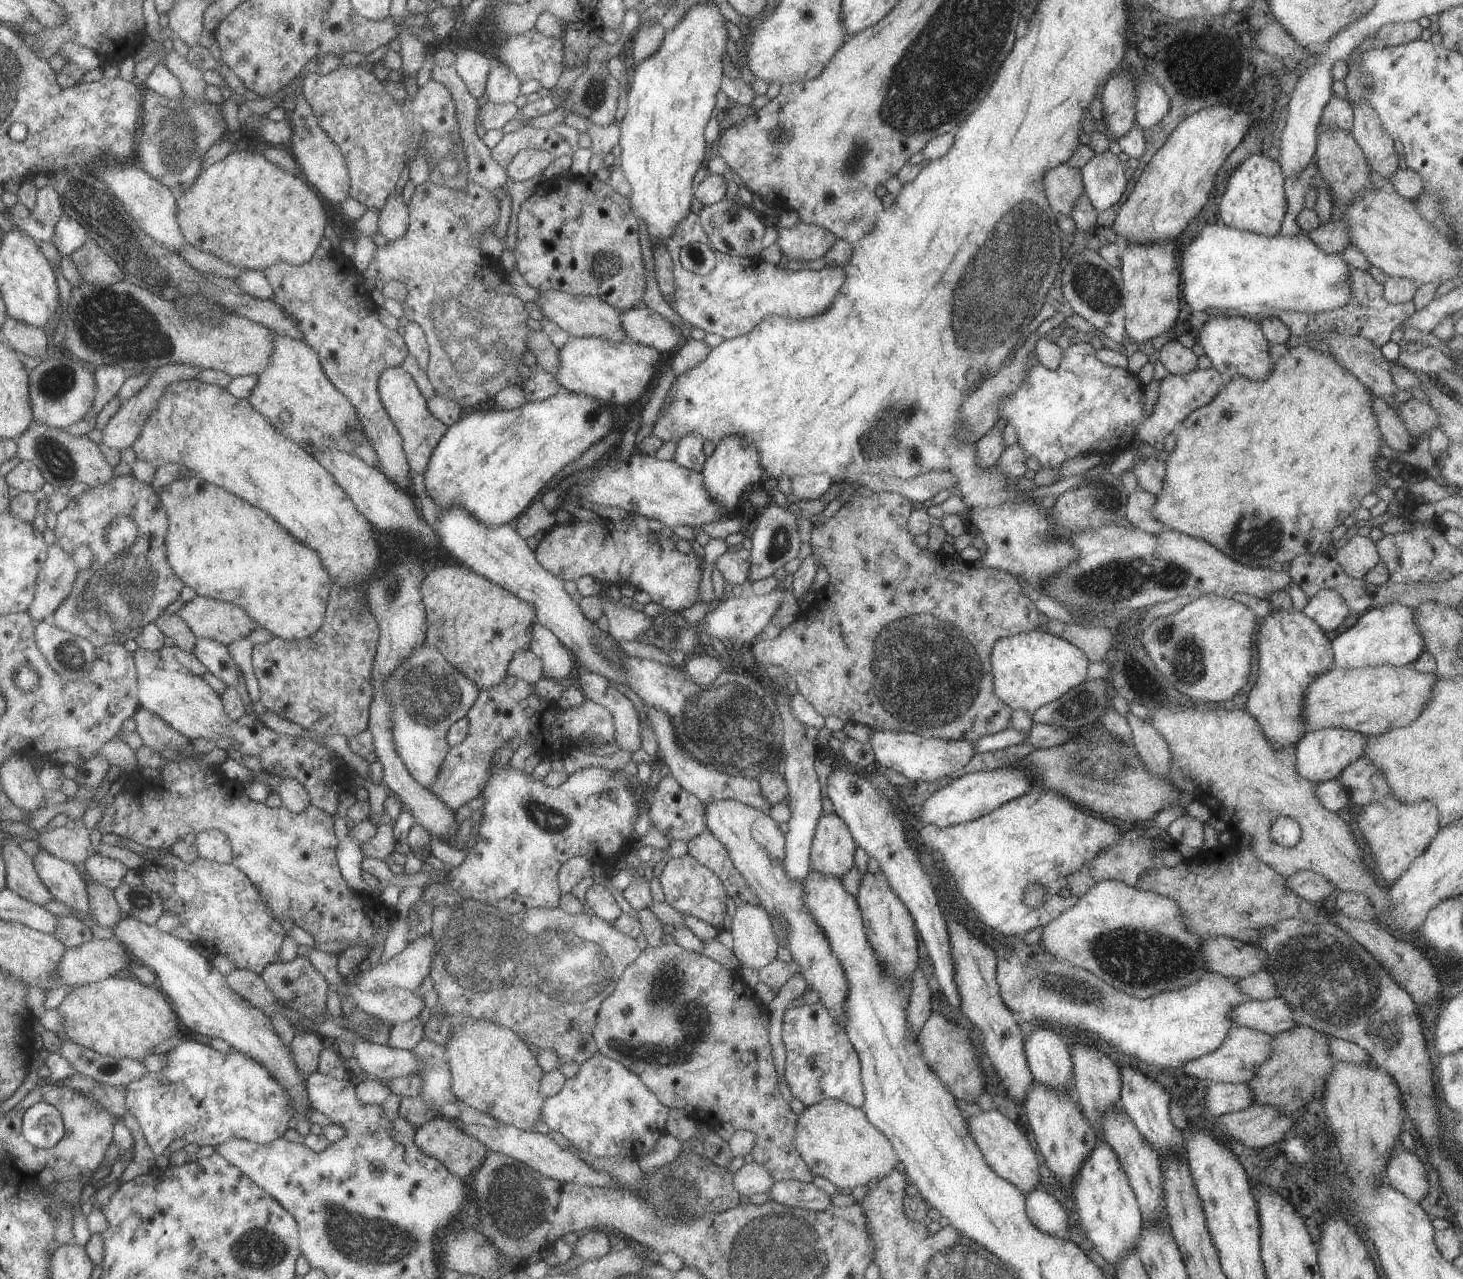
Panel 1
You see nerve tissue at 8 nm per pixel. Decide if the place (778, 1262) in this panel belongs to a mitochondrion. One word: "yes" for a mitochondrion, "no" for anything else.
yes

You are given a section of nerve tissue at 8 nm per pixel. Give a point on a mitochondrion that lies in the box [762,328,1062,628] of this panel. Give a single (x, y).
(893, 432)

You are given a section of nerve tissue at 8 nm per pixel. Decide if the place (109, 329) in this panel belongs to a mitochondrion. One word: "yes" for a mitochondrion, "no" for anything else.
yes

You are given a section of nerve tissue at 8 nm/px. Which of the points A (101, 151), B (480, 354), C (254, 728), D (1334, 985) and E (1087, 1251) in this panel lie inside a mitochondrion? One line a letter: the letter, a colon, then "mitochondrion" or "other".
A: other
B: mitochondrion
C: other
D: mitochondrion
E: other

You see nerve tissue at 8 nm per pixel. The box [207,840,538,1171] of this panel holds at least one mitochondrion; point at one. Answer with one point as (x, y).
(472, 939)

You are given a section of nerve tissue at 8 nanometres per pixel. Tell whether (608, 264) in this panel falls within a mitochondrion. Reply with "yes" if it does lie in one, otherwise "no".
yes

